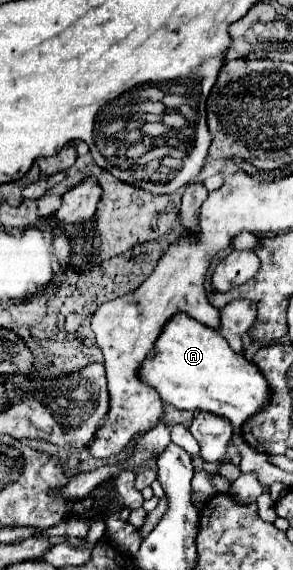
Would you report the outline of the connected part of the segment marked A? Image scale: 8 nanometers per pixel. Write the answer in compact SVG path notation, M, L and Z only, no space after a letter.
M175 315L159 335L153 353L143 361L141 379L159 391L165 403L177 409L209 411L231 421L239 429L249 417L259 413L271 397L271 387L255 363L235 353L219 331L201 325L199 321Z

